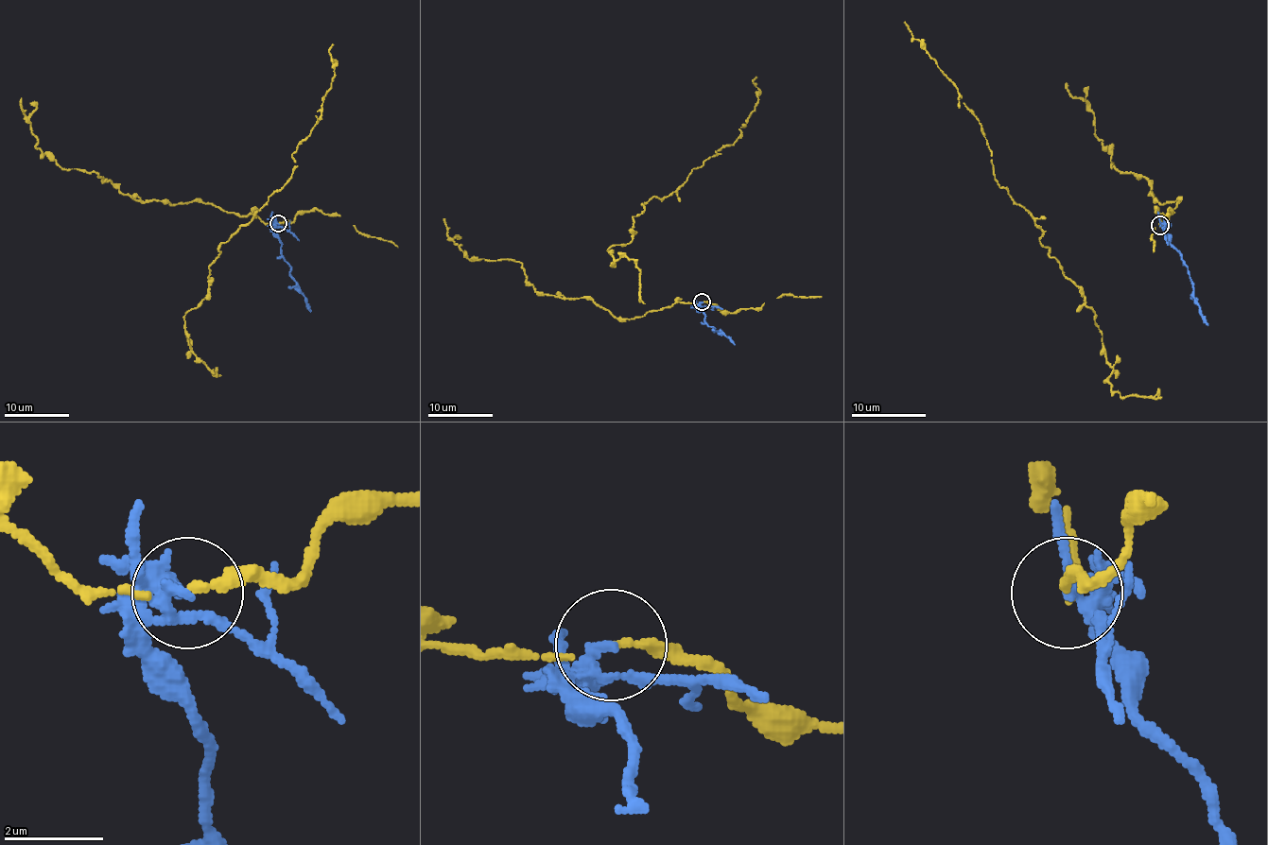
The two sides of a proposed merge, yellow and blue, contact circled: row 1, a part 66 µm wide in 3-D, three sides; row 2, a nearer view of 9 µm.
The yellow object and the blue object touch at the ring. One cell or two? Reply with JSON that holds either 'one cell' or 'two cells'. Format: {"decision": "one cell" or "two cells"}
{"decision": "two cells"}

